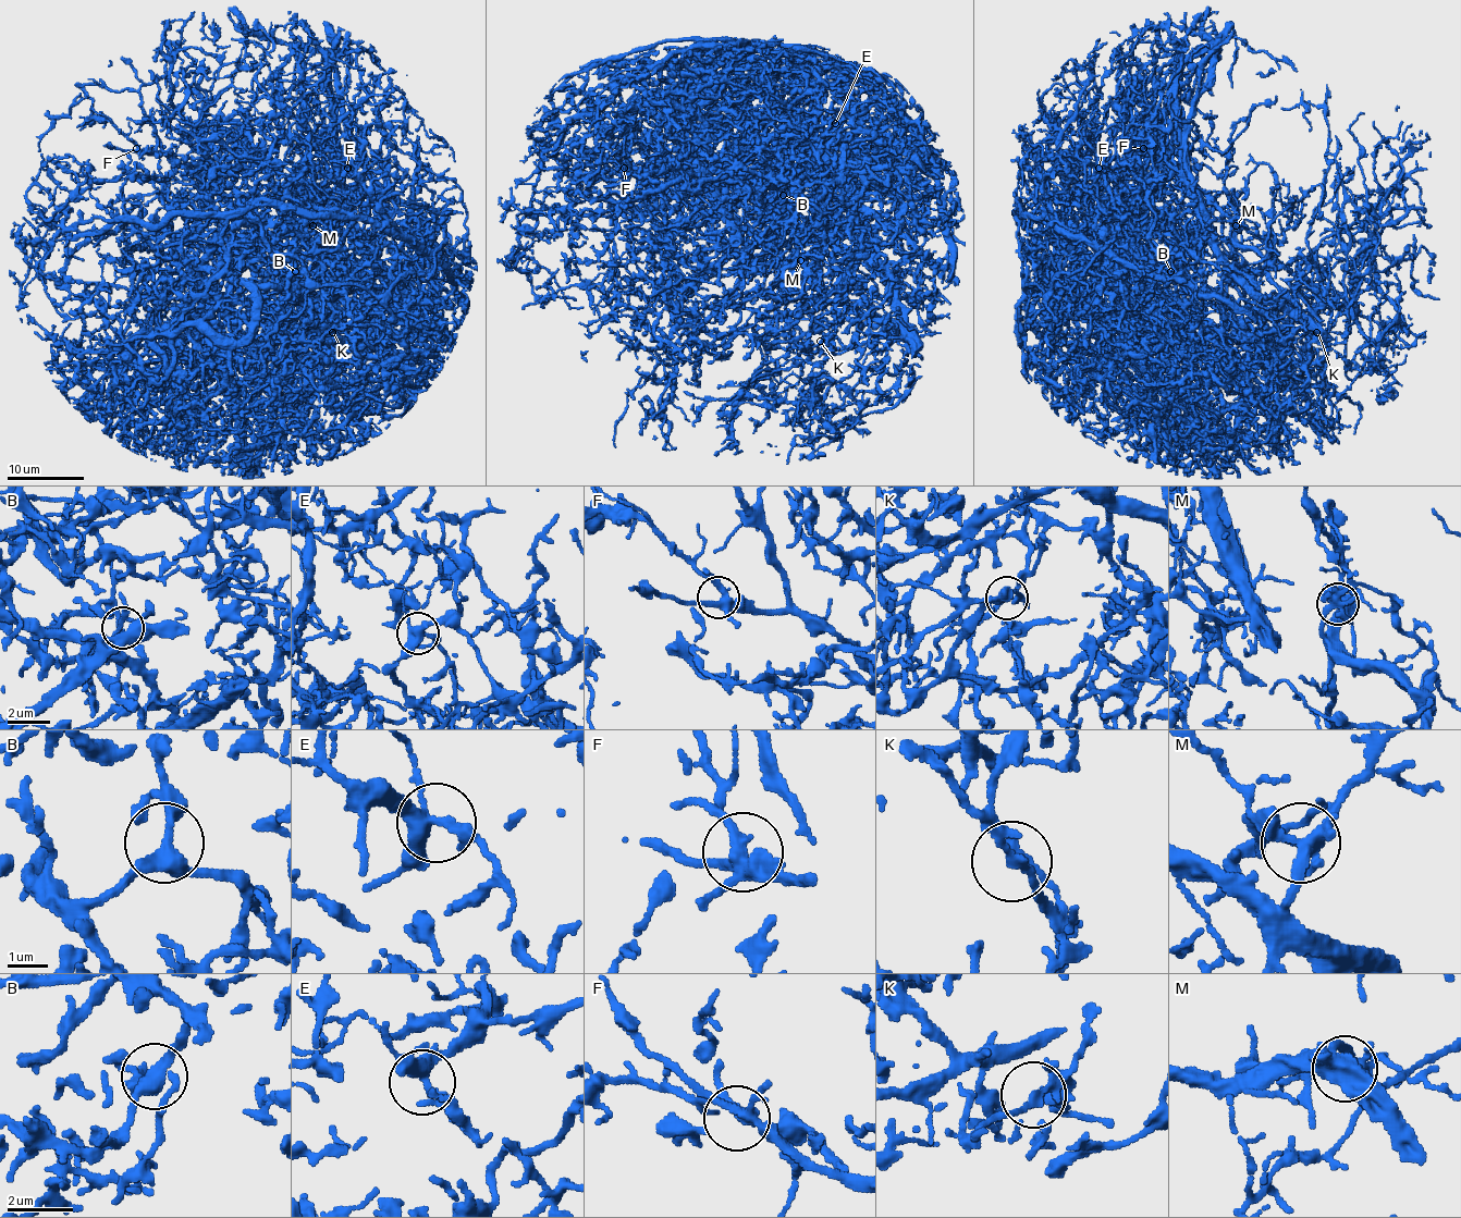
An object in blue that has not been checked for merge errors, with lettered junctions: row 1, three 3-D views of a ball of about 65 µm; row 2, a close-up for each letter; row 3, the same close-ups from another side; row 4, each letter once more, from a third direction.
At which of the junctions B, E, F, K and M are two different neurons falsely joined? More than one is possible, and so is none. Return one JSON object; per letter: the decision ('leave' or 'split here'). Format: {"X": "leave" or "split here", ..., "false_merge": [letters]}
{"B": "leave", "E": "leave", "F": "leave", "K": "leave", "M": "leave", "false_merge": []}

